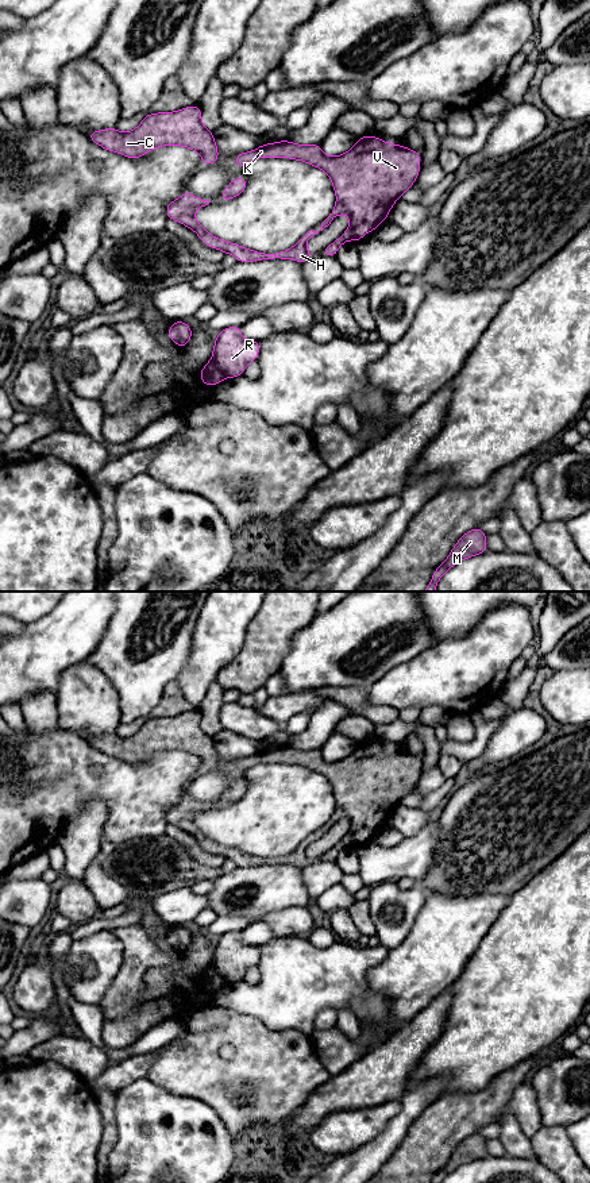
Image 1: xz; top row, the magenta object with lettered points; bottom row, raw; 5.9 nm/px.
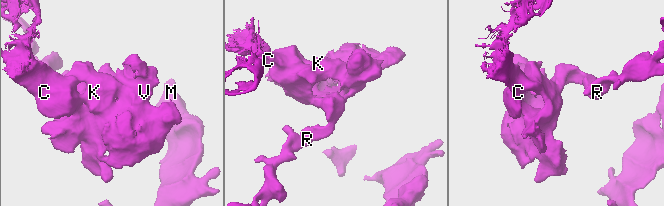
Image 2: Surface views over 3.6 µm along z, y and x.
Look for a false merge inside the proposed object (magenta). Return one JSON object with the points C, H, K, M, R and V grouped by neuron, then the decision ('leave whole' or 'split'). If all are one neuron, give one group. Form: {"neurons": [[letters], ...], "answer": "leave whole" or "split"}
{"neurons": [["C", "H", "K", "R", "V"], ["M"]], "answer": "split"}

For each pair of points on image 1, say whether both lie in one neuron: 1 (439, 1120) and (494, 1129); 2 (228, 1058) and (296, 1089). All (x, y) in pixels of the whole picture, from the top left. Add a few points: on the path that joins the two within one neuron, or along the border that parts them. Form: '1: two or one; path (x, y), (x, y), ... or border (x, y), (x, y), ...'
1: two; border (498, 1121), (482, 1125), (475, 1131)
2: one; path (245, 1071), (250, 1075), (280, 1075)

